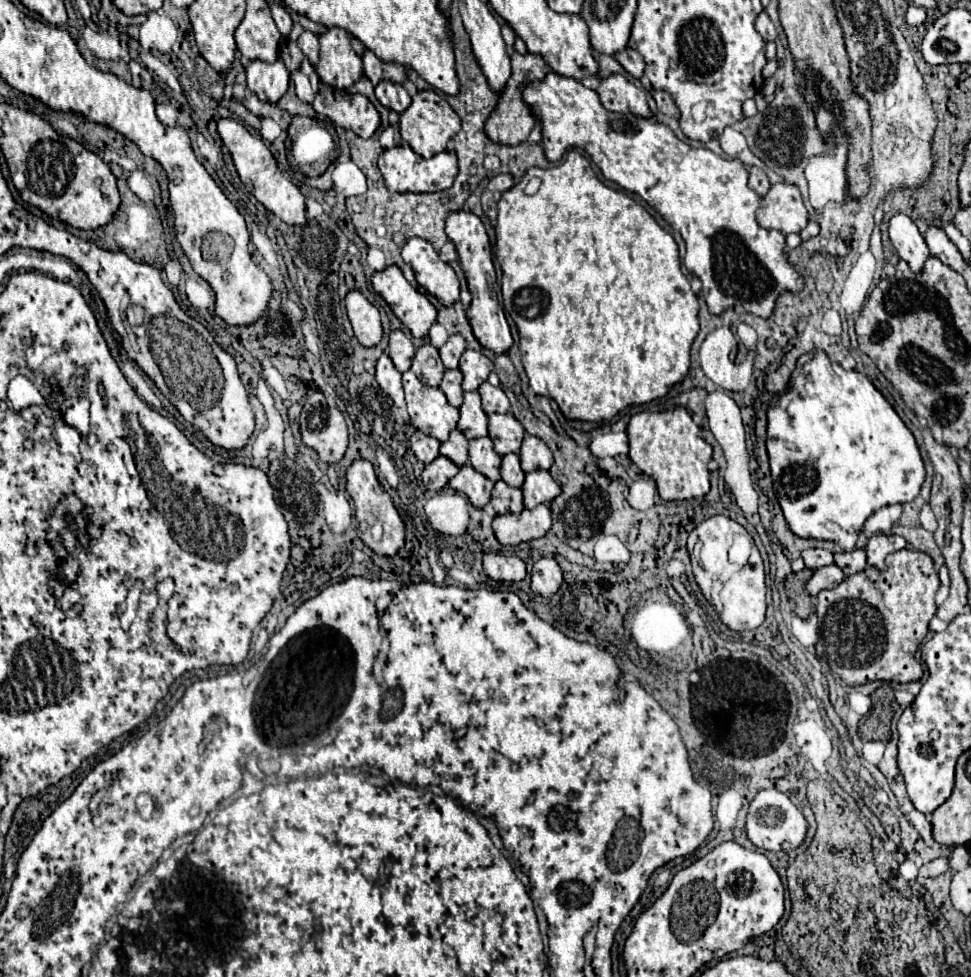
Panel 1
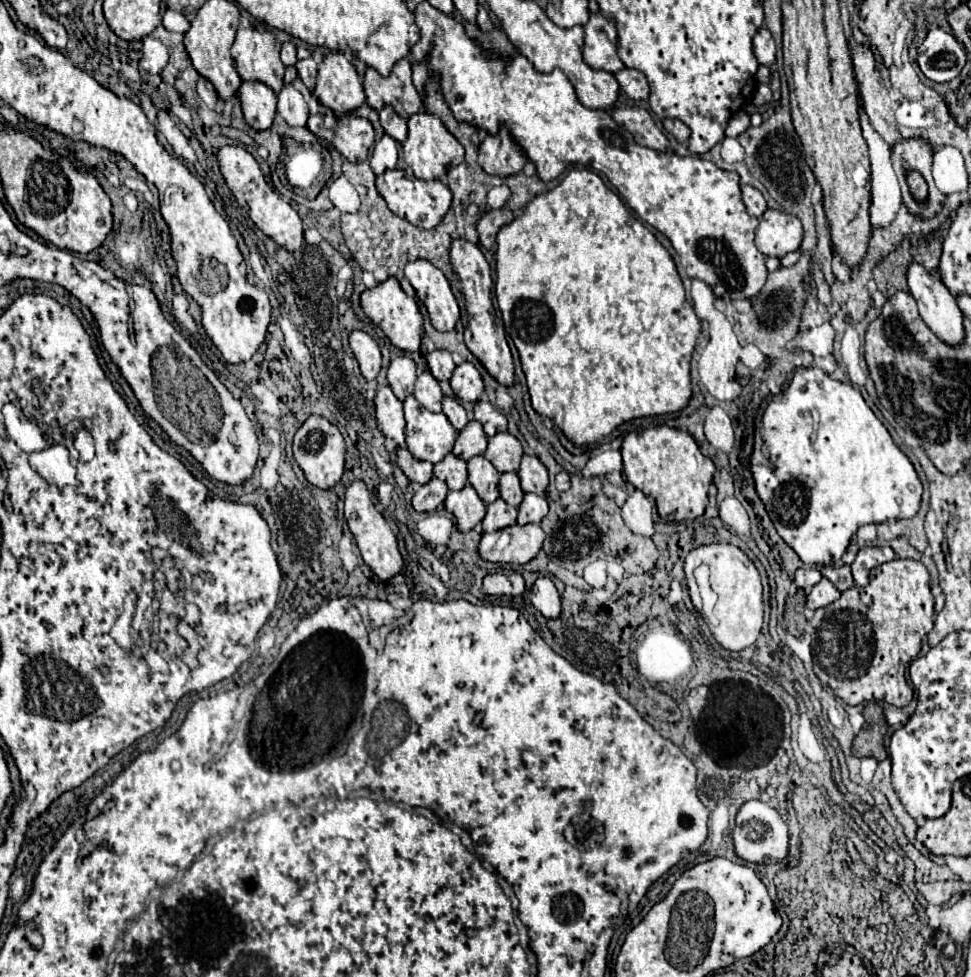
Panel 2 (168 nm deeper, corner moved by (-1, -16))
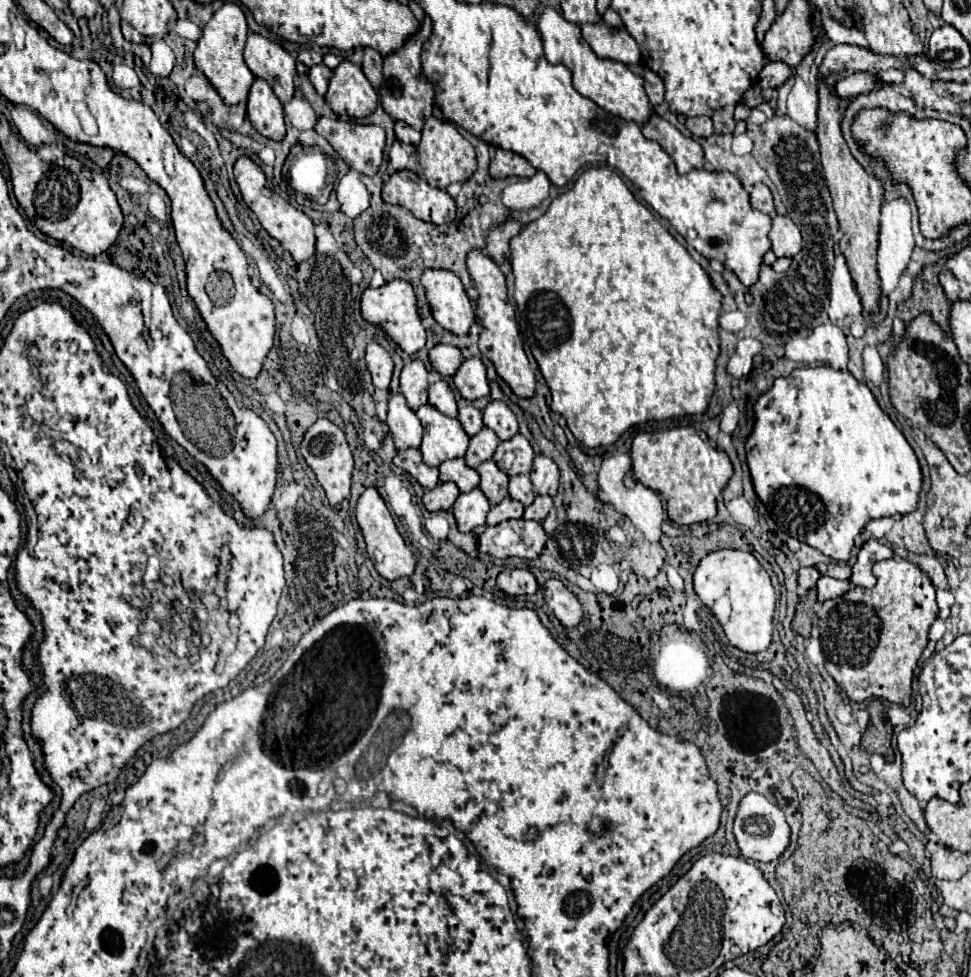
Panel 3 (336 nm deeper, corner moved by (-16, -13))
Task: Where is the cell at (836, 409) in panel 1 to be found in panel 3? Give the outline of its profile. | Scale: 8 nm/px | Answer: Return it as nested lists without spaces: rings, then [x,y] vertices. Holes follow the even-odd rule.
[[[798,367],[788,377],[778,377],[772,389],[758,397],[754,417],[754,429],[746,439],[752,485],[770,517],[790,537],[808,543],[836,561],[848,561],[854,537],[868,521],[916,509],[922,485],[918,459],[906,437],[880,409],[866,383],[856,381],[850,371]]]

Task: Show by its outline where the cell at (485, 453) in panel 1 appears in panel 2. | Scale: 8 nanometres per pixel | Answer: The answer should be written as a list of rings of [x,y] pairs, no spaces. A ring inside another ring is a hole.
[[[475,456],[467,462],[467,468],[469,468],[469,484],[477,490],[479,498],[485,504],[497,500],[501,474],[493,468],[493,464],[485,456]]]

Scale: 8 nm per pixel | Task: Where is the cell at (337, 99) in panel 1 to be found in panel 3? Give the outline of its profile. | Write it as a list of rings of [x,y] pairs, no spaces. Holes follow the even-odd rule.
[[[320,117],[314,131],[334,147],[350,169],[368,177],[378,173],[386,141],[382,127]]]

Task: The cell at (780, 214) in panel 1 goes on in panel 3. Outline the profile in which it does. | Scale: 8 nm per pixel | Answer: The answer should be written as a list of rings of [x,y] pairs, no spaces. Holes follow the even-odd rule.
[[[776,215],[772,219],[768,239],[772,243],[772,251],[776,257],[794,257],[802,249],[802,235],[788,215]]]

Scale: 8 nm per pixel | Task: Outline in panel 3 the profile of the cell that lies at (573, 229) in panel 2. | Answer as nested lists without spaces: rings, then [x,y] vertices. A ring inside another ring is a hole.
[[[598,166],[598,167],[590,167],[586,169],[578,179],[576,179],[576,185],[570,189],[570,191],[566,191],[566,193],[562,193],[562,195],[558,195],[554,201],[552,201],[552,205],[550,205],[550,209],[548,209],[548,213],[544,215],[544,217],[540,217],[538,221],[532,221],[530,225],[526,225],[516,237],[512,238],[510,241],[510,251],[511,251],[511,266],[512,273],[515,279],[515,291],[514,291],[514,300],[515,305],[518,309],[518,325],[520,325],[520,333],[522,333],[522,337],[526,339],[526,343],[530,345],[530,351],[532,351],[532,355],[534,355],[534,359],[536,359],[536,363],[538,363],[538,367],[540,367],[540,371],[542,371],[542,375],[544,375],[544,379],[546,379],[546,383],[548,383],[548,387],[550,387],[550,393],[552,396],[552,403],[550,403],[550,409],[552,411],[556,411],[556,413],[560,413],[564,419],[566,419],[566,423],[568,423],[568,429],[572,431],[572,435],[578,439],[578,441],[582,441],[586,447],[606,447],[606,445],[612,445],[612,443],[616,443],[618,441],[618,437],[626,431],[626,429],[630,429],[630,427],[634,427],[634,425],[638,425],[638,423],[646,423],[646,421],[664,421],[664,419],[672,419],[672,417],[682,417],[682,415],[698,415],[698,413],[704,413],[706,409],[708,409],[708,403],[710,403],[710,397],[712,397],[712,393],[714,393],[714,387],[716,387],[716,381],[714,381],[714,371],[716,371],[716,359],[718,359],[718,353],[720,353],[720,337],[718,337],[718,315],[720,315],[720,305],[722,305],[722,295],[720,295],[720,291],[712,285],[712,279],[708,277],[708,273],[690,257],[690,253],[668,233],[668,229],[642,205],[642,203],[638,203],[636,199],[634,199],[634,195],[630,193],[630,189],[626,187],[626,183],[618,177],[618,173],[611,169],[610,167]]]

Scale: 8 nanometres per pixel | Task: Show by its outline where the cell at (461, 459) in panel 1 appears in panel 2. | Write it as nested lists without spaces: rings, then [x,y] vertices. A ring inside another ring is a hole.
[[[449,452],[441,462],[435,464],[435,478],[445,480],[449,490],[461,490],[467,484],[467,462]]]

